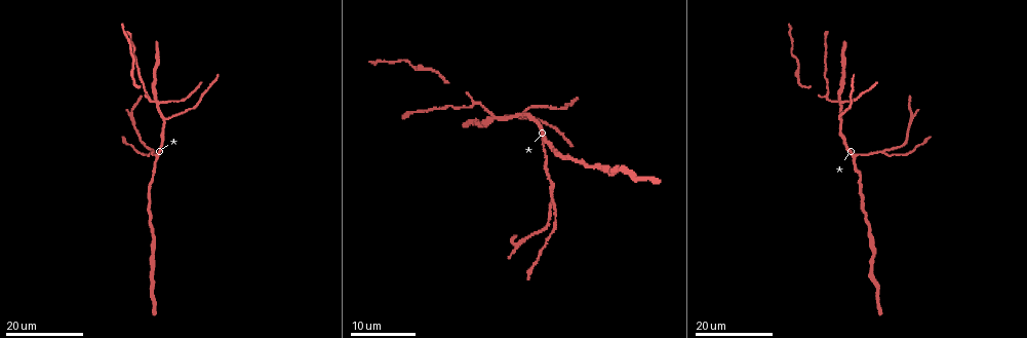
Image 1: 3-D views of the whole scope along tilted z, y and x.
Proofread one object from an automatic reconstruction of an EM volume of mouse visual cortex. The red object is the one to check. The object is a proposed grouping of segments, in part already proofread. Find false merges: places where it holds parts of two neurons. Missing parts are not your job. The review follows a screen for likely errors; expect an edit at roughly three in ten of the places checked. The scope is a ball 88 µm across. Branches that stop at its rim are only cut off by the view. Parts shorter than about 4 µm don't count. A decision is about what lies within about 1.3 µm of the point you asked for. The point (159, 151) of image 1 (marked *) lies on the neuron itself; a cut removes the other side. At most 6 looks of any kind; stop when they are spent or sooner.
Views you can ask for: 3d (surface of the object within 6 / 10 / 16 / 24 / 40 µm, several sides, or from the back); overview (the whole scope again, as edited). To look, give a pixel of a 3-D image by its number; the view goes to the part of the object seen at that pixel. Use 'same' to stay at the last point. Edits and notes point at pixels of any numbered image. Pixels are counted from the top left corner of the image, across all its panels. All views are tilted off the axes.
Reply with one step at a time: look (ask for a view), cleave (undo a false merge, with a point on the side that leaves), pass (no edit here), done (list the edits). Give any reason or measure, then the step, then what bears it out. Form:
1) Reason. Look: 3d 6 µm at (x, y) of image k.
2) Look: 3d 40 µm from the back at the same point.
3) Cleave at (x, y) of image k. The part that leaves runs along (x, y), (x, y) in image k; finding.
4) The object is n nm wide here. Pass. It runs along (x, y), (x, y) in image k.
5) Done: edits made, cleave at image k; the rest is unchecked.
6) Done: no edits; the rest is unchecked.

Look: 3d 24 µm at (163, 120) of image 1.

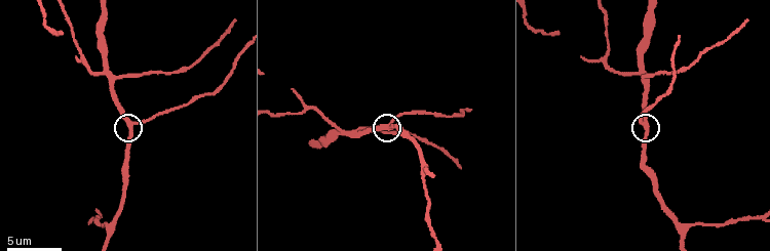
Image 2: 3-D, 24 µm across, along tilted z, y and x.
Zoom in. Look: 3d 10 µm at (132, 121) of image 2.

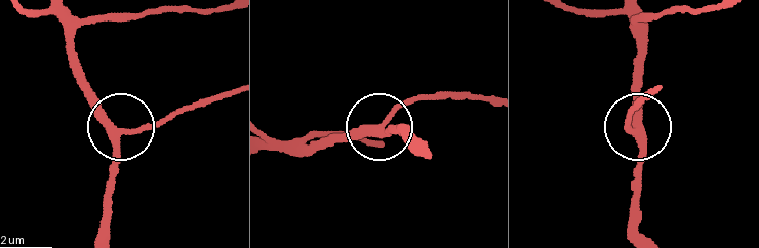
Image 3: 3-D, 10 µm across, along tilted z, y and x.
Pass. It runs along (105, 234), (116, 134), (182, 114) in image 3; all the same neuron.

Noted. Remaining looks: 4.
Two arms in line, one across. Look: 3d 24 µm at (881, 150) of image 1.

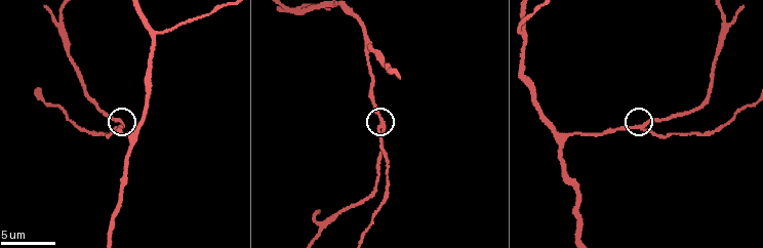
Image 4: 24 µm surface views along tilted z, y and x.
Look: 3d 6 µm at (644, 124) of image 4.

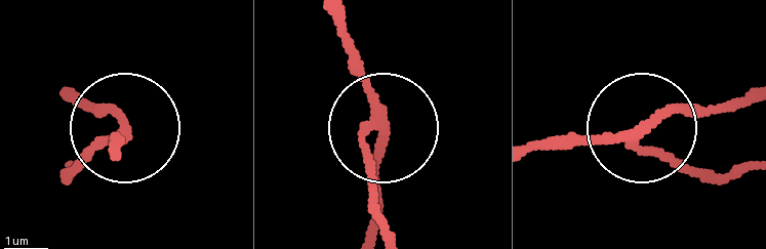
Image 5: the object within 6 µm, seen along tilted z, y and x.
From behind. Look: 3d 6 µm from the back at (381, 122) of image 5.

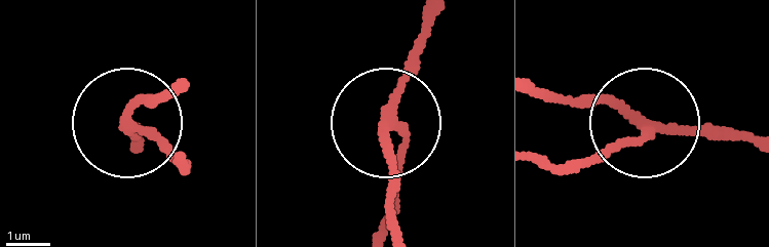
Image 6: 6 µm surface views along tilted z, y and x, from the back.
The object is 190 nm wide here. Pass. One neuron here.

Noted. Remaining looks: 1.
Three arms meet. Look: 3d 16 µm at (605, 55) of image 2.

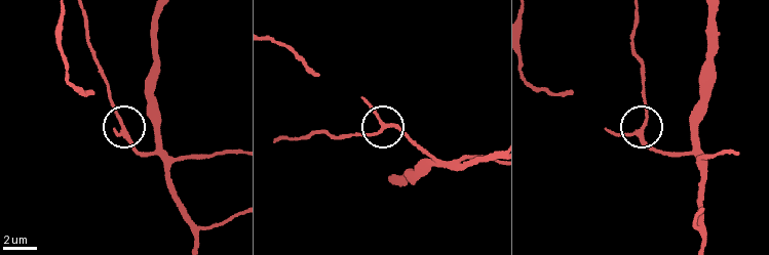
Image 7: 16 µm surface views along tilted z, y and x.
The object is 200 nm wide here. Pass. It runs along (194, 238), (167, 168), (138, 151), (109, 90) in image 7; all the same neuron.

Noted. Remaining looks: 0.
Done: no edits; the rest is unchecked.

